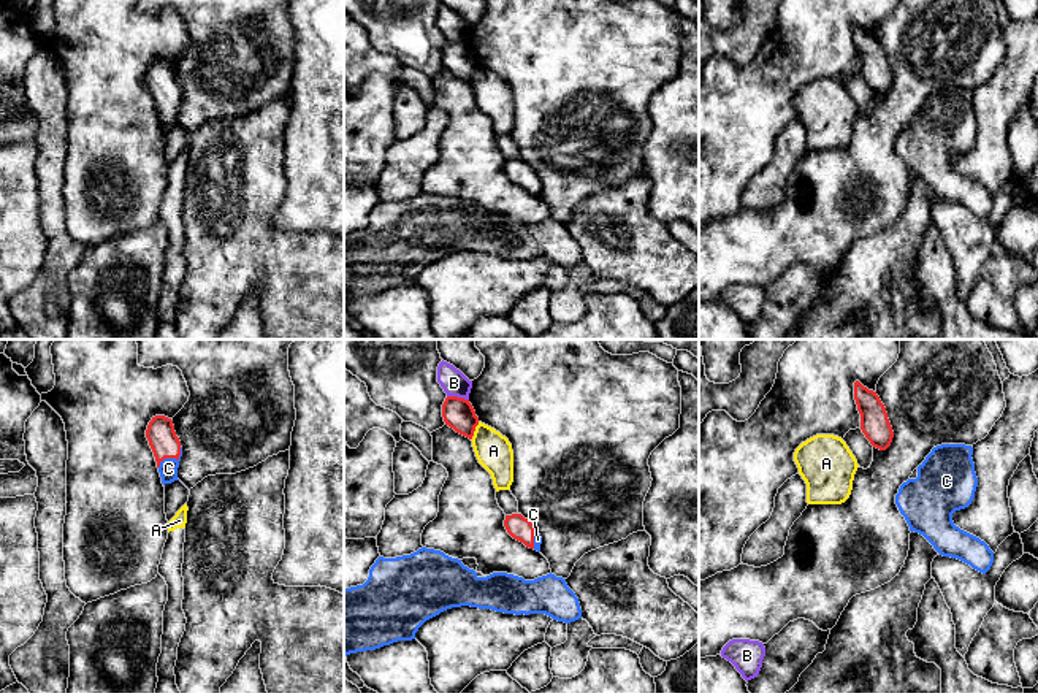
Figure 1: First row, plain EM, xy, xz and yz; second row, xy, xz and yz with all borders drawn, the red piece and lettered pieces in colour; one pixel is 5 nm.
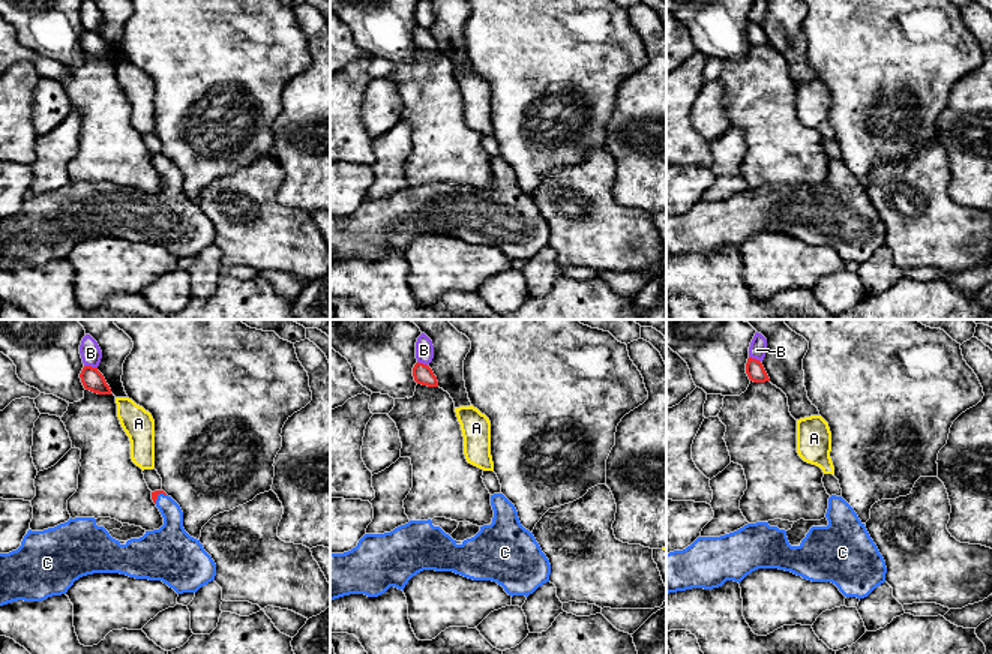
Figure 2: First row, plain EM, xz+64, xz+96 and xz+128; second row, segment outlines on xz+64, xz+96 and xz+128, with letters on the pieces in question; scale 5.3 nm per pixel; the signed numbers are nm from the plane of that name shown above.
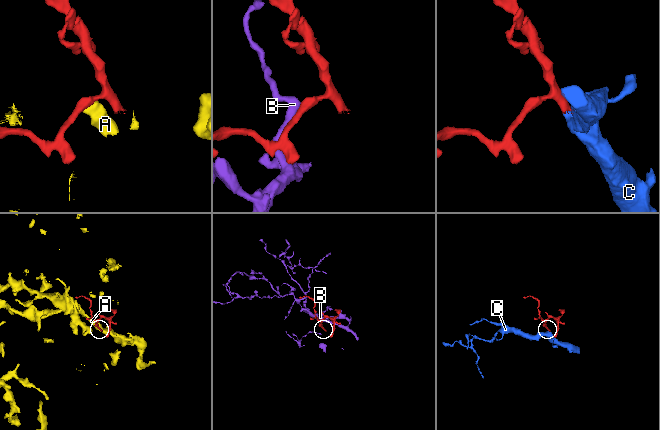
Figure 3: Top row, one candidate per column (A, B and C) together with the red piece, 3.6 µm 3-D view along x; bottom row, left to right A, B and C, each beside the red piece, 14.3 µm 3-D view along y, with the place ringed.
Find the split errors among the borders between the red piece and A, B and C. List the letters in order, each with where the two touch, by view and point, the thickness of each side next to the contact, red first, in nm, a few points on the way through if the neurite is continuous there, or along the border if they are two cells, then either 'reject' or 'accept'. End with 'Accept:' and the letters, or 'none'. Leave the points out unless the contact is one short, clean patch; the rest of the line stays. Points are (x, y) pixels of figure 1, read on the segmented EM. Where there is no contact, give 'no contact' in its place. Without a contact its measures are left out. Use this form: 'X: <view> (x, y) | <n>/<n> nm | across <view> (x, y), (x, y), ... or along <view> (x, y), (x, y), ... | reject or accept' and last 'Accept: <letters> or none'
A: xz (474, 430) | 160/190 nm | along xz (479, 422), (471, 440) | reject
B: xz (457, 397) | 160/130 nm | reject
C: xy (171, 457) | 150/100 nm | across xy (160, 433), (171, 457), (168, 468) | accept
Accept: C

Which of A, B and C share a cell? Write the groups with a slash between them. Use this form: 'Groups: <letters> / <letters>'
Groups: A / B / C

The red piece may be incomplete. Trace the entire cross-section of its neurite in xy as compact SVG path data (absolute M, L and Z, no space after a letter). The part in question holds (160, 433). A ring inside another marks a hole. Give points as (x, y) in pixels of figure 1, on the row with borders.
M165 415L152 417L146 430L146 438L154 452L162 484L179 481L177 468L182 457L182 447L176 436L173 420Z

